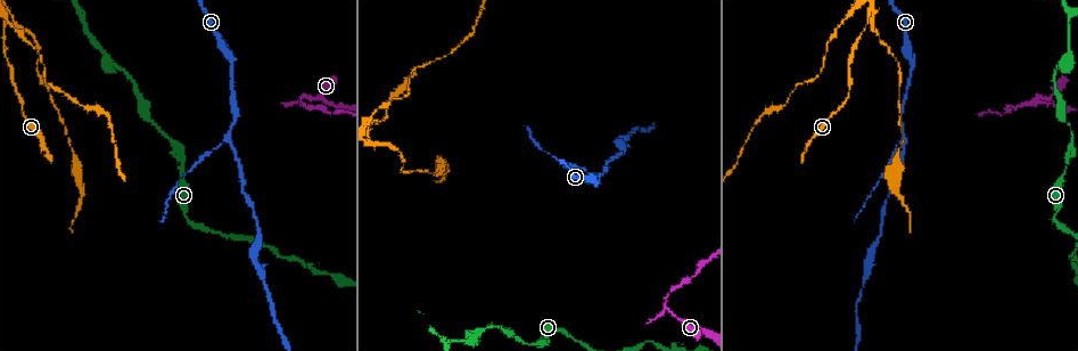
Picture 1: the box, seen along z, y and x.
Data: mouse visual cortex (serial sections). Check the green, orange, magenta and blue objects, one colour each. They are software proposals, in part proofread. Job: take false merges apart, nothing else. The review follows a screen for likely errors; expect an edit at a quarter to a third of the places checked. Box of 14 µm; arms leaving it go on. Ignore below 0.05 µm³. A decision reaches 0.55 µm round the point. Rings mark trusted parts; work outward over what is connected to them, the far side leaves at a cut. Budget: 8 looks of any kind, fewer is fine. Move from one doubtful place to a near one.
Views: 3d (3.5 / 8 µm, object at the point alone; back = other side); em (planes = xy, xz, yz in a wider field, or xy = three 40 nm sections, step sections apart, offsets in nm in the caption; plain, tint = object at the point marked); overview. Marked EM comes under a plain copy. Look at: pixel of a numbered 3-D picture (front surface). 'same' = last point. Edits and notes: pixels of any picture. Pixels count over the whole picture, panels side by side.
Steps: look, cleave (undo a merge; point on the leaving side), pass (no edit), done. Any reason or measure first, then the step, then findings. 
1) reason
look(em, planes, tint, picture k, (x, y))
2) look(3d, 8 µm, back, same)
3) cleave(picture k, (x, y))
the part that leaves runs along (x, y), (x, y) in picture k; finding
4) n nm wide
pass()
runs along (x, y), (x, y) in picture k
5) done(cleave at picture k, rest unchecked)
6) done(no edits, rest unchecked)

three arms meet
look(3d, 3.5 µm, picture 1, (226, 134))

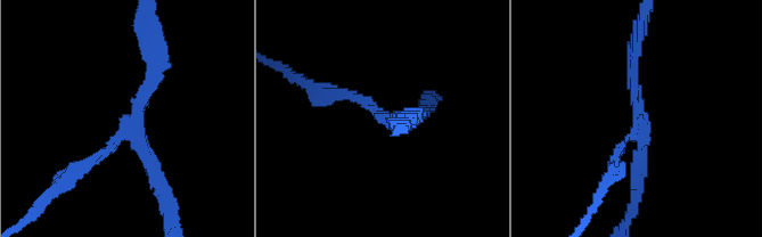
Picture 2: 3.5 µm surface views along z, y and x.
3 arms; arms of 150, 150, 200 nm; need the tissue
look(em, planes, tint, picture 2, (386, 123))

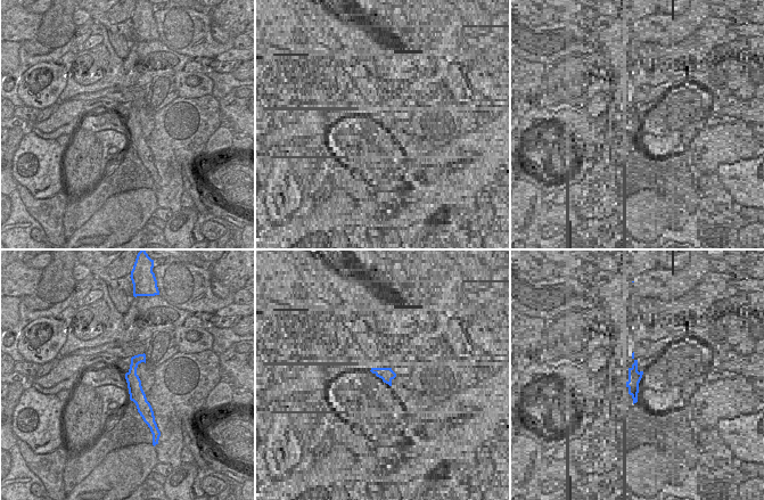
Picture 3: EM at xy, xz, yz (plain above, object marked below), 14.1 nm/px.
look(em, xy, step 3, tint, same)

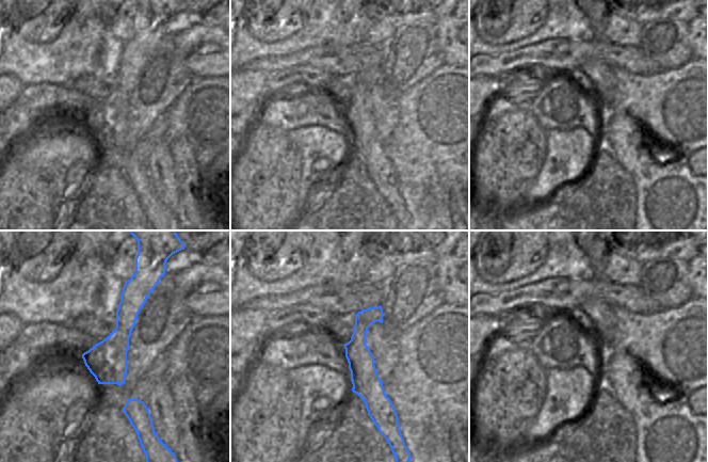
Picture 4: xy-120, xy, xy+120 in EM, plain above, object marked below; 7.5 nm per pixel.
200 nm wide
cleave(picture 2, (103, 152))
the part that leaves runs along (128, 129), (43, 198) in picture 2; a second cell is stuck on

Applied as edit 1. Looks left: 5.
sharp bend
look(3d, 3.5 µm, picture 1, (189, 223))

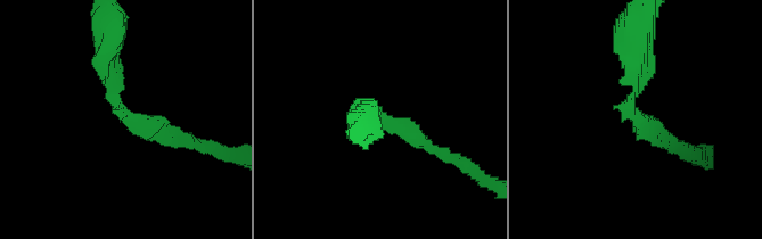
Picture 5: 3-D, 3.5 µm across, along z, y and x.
arms of 150, 200 nm
look(em, xy, step 1, tint, picture 5, (128, 116))

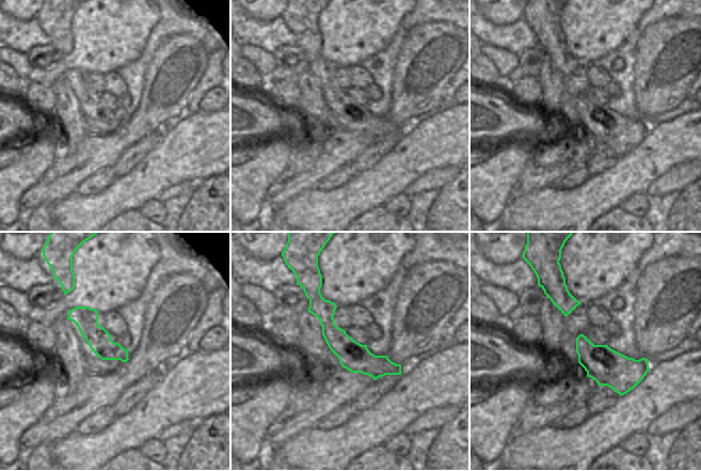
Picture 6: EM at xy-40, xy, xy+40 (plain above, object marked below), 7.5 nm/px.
look(em, xy, step 3, tint, same)

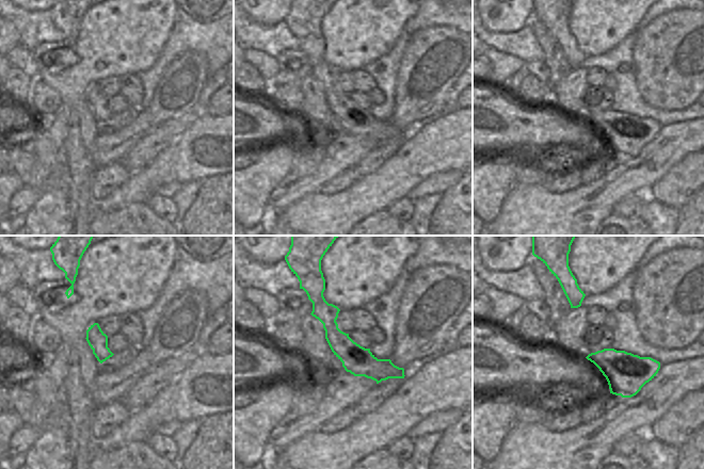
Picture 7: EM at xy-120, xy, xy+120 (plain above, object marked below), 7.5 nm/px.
pass()
runs along (318, 294), (362, 362), (401, 375) in picture 7; one cell here

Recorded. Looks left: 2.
side arm on a straight run
look(3d, 3.5 µm, picture 1, (1070, 19))

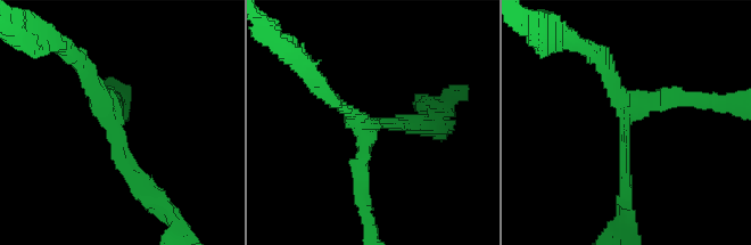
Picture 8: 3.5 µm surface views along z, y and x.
3 arms; arms of 150, 200, 200 nm
look(em, xy, step 5, tint, picture 8, (365, 120))

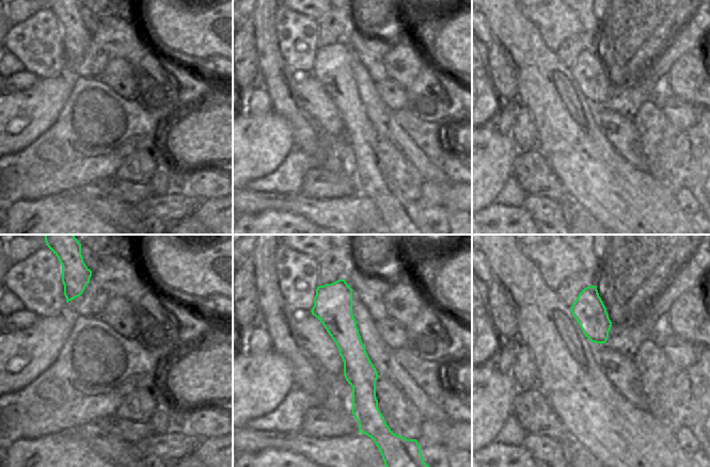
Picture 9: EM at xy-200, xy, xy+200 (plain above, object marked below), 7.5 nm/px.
pass()
runs along (138, 189), (92, 78), (75, 59) in picture 8; all the same cell

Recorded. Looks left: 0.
done(cleave at picture 2, rest unchecked)

